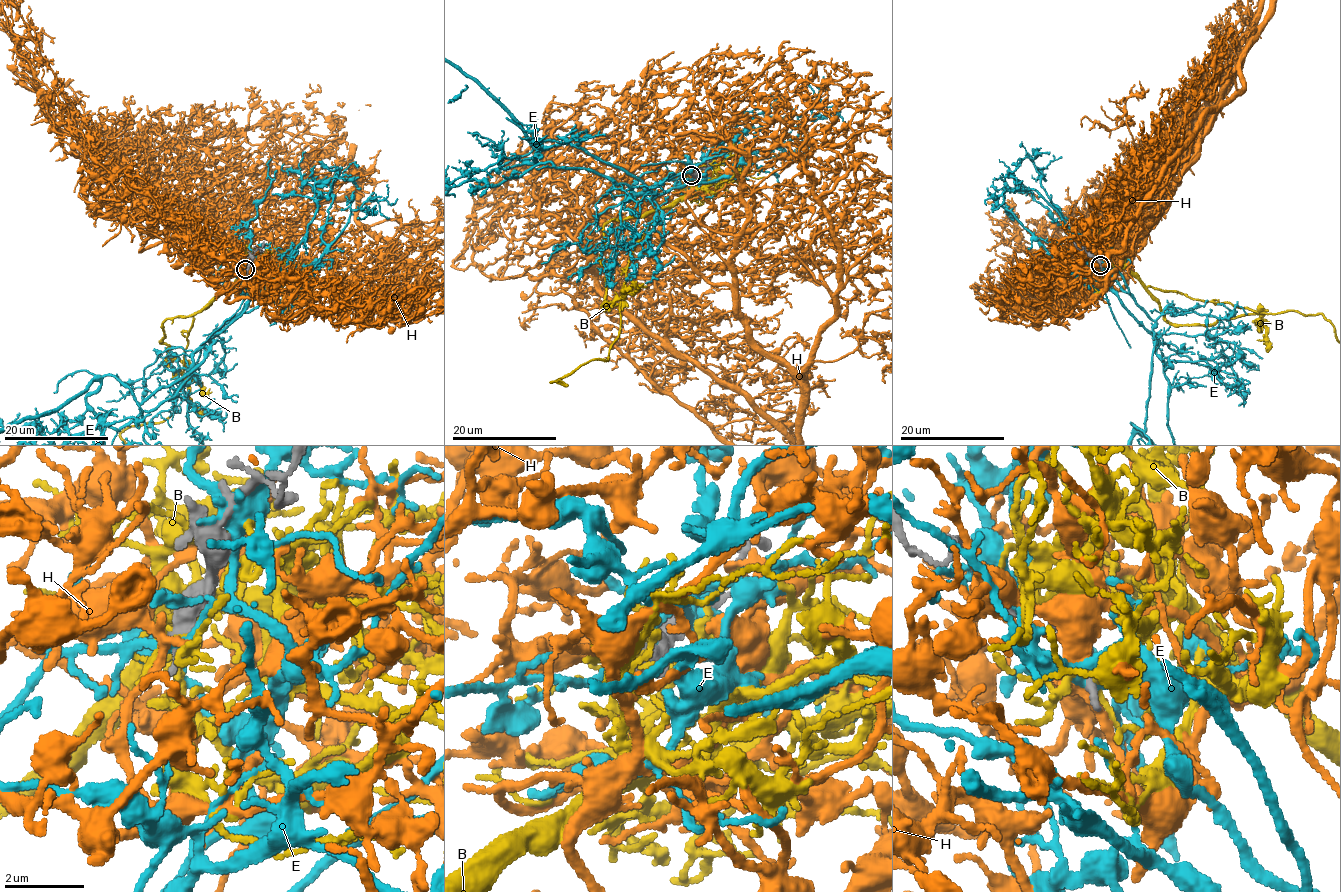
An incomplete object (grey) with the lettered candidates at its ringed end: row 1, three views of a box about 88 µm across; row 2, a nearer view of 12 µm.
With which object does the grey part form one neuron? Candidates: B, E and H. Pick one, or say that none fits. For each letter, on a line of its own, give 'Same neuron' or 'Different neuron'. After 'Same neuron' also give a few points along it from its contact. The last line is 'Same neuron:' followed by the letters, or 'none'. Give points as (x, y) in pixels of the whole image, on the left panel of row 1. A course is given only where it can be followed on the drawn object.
B: Different neuron
E: Different neuron
H: Same neuron. Its course: (246, 270), (244, 291), (236, 240), (198, 267), (167, 238), (25, 78), (4, 4), (25, 25)
Same neuron: H

